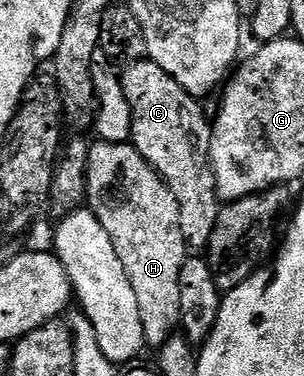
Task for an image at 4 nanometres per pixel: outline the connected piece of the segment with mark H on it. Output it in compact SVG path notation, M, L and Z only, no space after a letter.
M100 140L94 141L89 148L85 197L87 208L99 220L99 224L107 228L107 236L111 236L115 252L119 252L119 260L123 260L123 268L131 280L131 288L135 288L135 296L139 299L139 314L143 316L146 343L150 347L159 348L169 338L174 337L175 331L181 325L179 272L183 272L187 247L183 228L179 224L179 200L175 200L171 188L157 175L156 170L138 152L136 146L129 142Z

